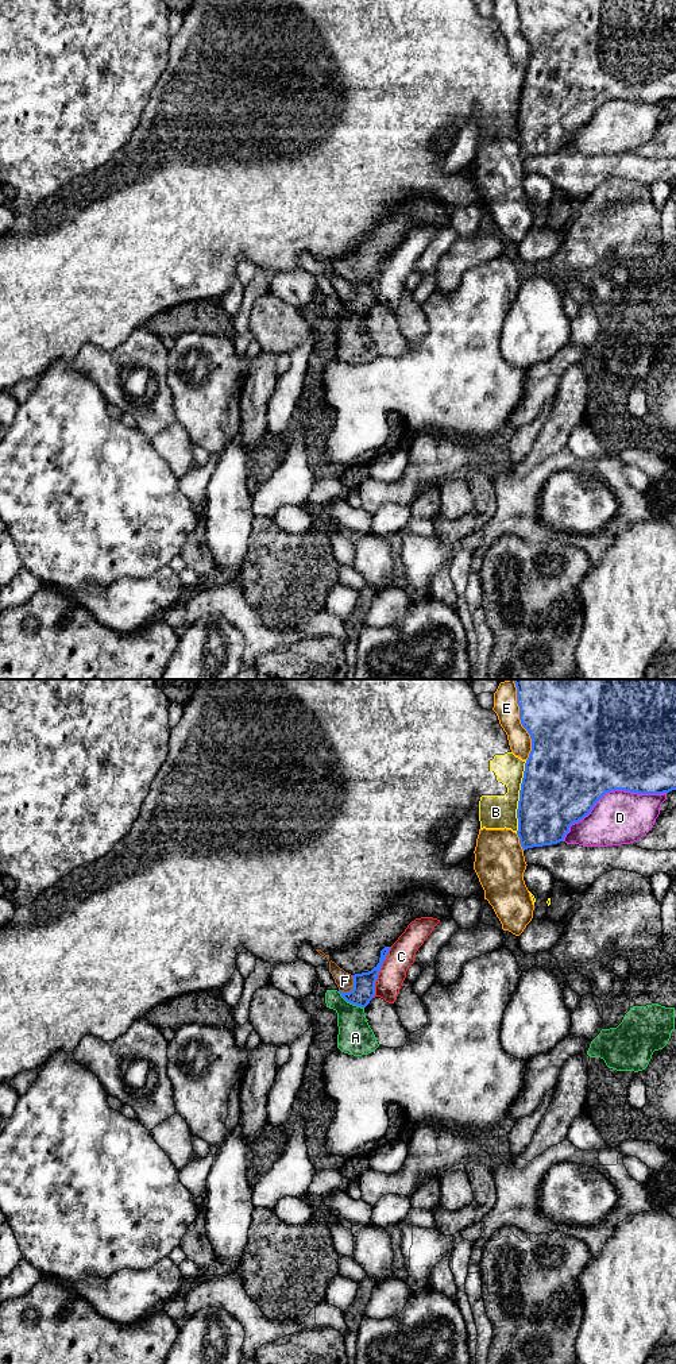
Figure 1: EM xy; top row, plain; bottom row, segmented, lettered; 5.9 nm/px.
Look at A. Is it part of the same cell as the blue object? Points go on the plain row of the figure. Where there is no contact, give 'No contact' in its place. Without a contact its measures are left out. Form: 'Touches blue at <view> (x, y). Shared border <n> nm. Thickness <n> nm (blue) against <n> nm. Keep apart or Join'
Touches blue at xy (351, 311). Shared border 190 nm. Thickness 140 nm (blue) against 220 nm. Keep apart

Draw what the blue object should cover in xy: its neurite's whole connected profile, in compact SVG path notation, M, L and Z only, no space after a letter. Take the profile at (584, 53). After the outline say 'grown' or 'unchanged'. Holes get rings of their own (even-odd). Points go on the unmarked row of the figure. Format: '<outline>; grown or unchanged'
M517 0L517 12L521 32L532 47L517 117L517 143L524 159L563 150L569 135L588 124L606 101L623 99L637 103L664 103L676 99L676 0Z; unchanged

